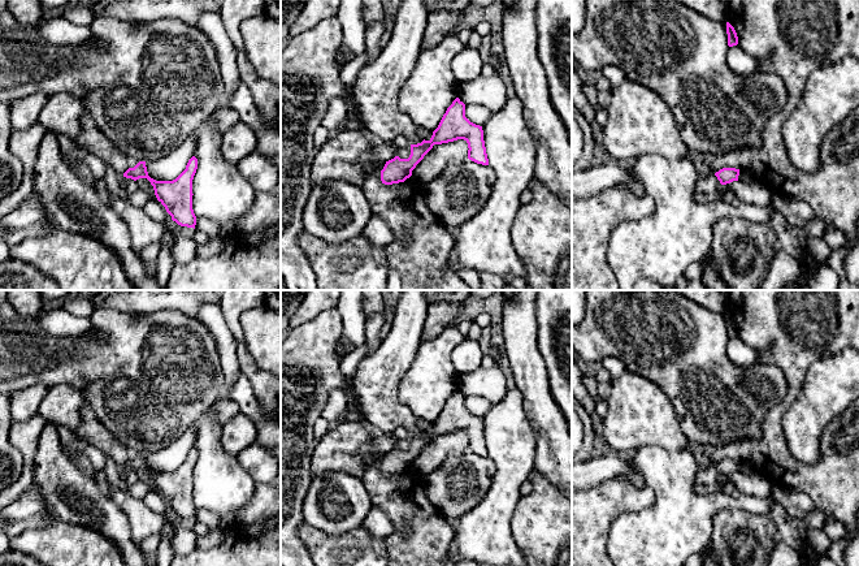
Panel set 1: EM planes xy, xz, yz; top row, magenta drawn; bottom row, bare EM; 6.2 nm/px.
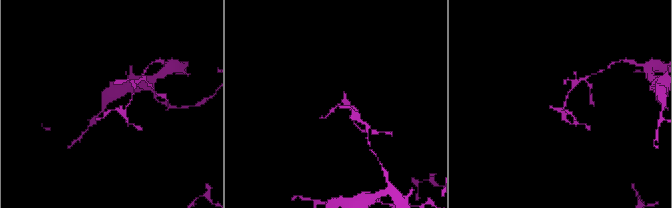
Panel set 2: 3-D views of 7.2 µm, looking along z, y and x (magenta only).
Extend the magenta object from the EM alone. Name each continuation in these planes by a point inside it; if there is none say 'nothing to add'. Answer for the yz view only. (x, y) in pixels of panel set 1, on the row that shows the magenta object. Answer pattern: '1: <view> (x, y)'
nothing to add

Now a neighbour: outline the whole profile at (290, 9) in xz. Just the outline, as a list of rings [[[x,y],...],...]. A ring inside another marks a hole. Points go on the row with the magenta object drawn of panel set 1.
[[[281,0],[281,40],[288,38],[290,29],[307,0]]]

